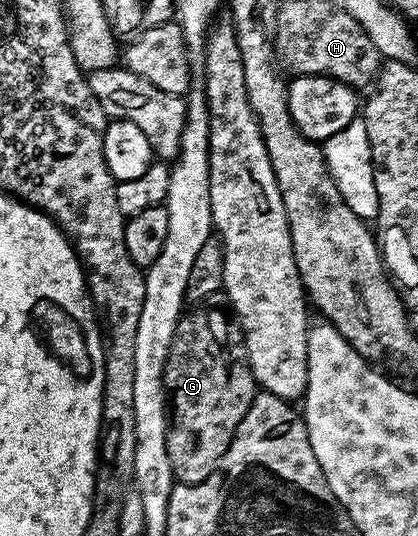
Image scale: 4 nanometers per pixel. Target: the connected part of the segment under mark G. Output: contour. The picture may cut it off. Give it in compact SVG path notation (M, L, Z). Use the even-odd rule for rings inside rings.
M223 294L209 296L207 300L189 307L187 311L181 315L180 320L176 324L176 333L174 334L172 345L166 358L164 393L168 396L168 407L170 409L170 427L166 434L166 454L170 454L172 475L181 484L197 484L206 478L210 478L210 474L215 470L217 462L222 458L222 454L226 454L226 450L230 446L230 442L236 433L236 428L242 422L242 418L246 418L246 410L250 410L254 398L258 395L258 385L252 373L252 368L247 362L246 353L244 351L244 333L240 331L239 323L234 319L234 313L228 303L227 296Z

